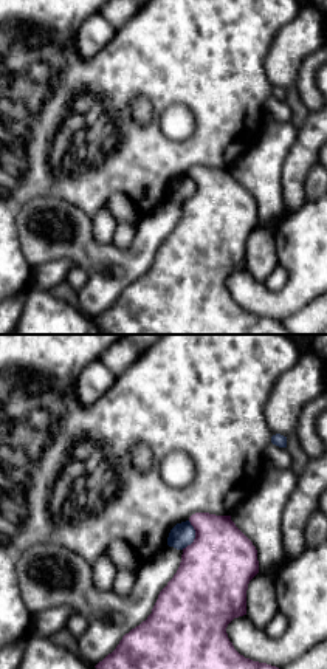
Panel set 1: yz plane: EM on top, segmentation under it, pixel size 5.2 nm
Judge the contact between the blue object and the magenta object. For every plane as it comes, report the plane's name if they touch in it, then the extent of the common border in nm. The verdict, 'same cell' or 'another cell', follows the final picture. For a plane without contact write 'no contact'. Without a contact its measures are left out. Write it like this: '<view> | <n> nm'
yz | 160 nm

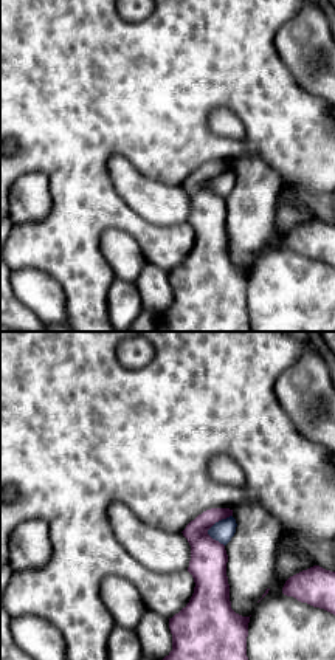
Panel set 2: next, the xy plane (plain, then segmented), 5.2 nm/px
xy | 170 nm

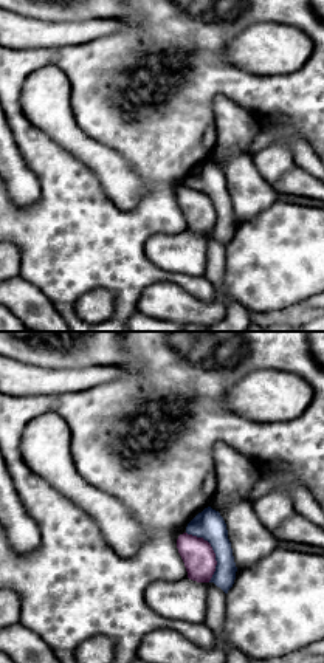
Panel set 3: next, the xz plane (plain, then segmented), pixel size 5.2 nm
xz | 300 nm

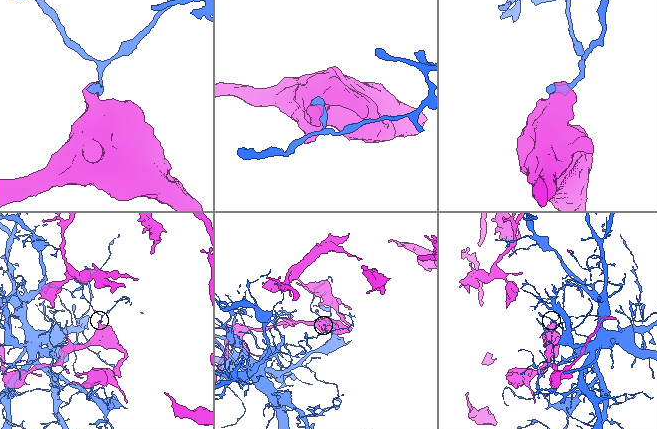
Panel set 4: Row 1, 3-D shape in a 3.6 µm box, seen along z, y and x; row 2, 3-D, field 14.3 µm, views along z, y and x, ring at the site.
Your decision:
another cell

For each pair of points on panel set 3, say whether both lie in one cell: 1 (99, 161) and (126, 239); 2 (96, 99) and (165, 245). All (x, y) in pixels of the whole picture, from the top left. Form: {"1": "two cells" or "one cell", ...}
{"1": "two cells", "2": "two cells"}

